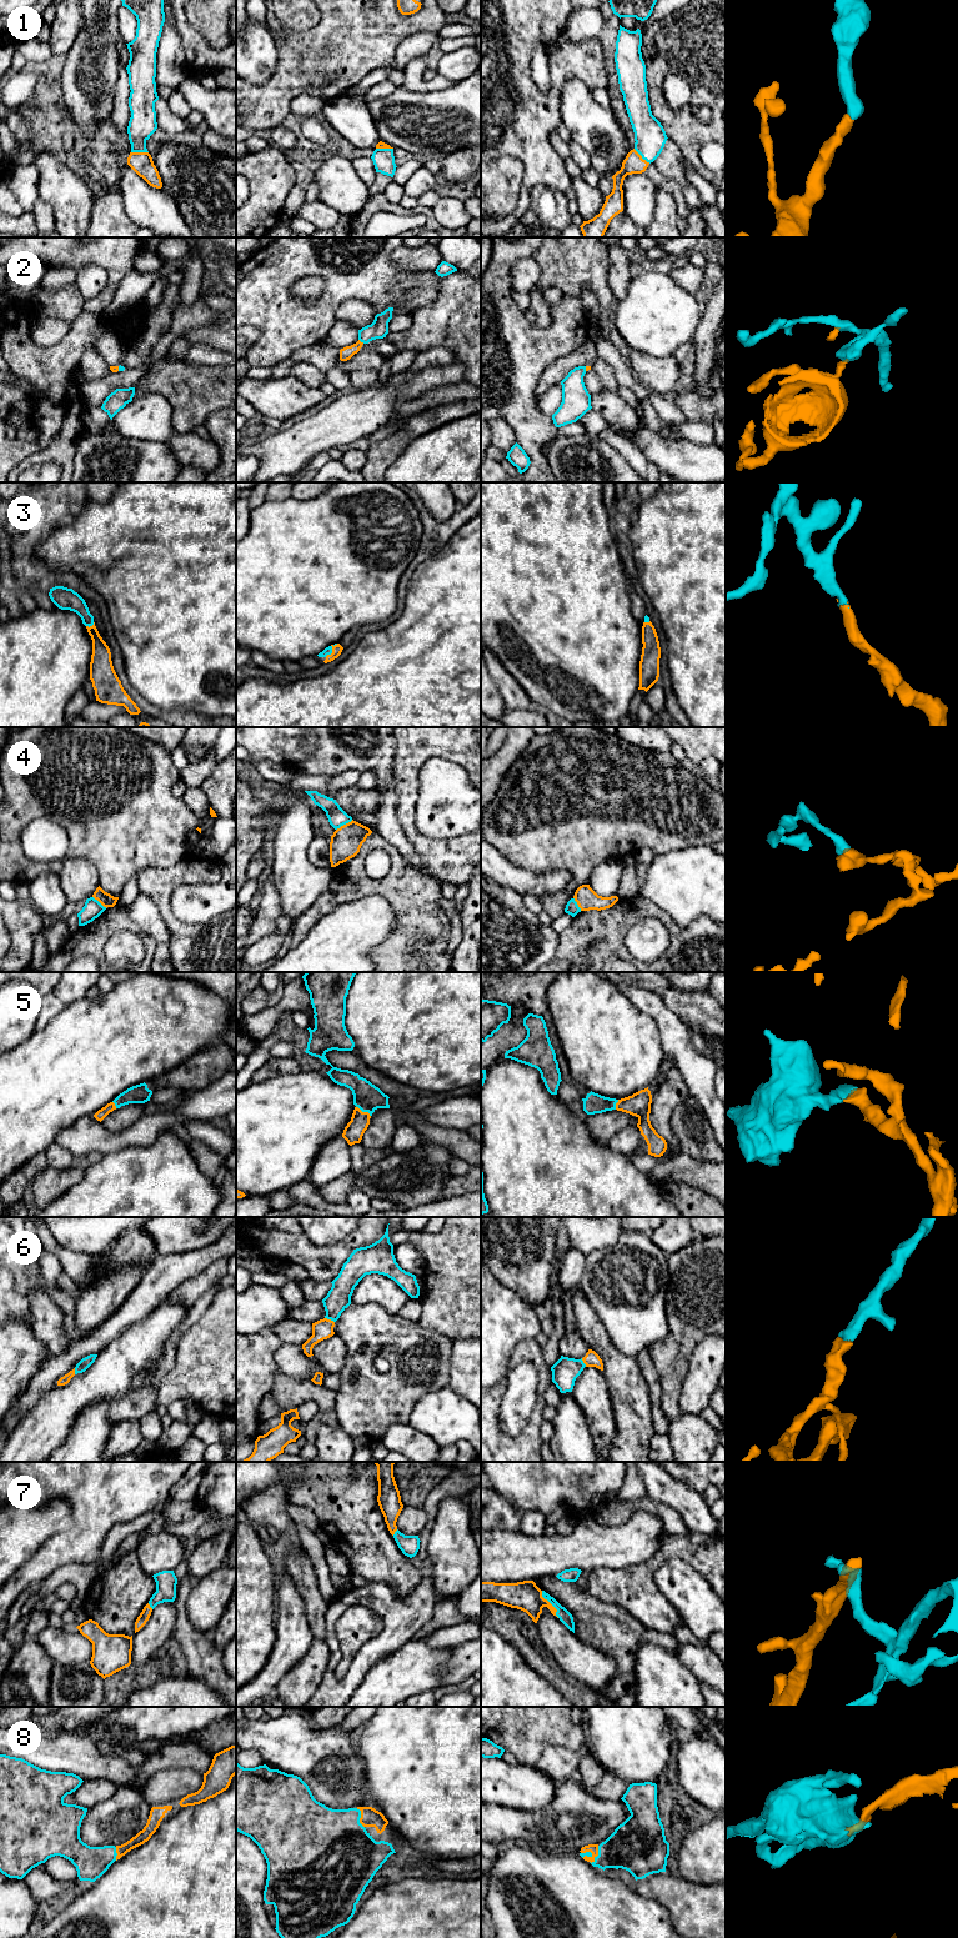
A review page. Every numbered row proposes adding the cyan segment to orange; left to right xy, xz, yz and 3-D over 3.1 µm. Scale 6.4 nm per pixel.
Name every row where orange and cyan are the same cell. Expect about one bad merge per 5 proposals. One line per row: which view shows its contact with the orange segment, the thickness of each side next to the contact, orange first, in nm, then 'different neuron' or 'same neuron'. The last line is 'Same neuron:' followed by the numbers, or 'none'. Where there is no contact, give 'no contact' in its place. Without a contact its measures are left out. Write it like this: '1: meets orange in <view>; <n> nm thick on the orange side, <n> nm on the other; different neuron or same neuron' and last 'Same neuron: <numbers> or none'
1: meets orange in xy; 140 nm thick on the orange side, 180 nm on the other; same neuron
2: meets orange in xz; 80 nm thick on the orange side, 120 nm on the other; same neuron
3: meets orange in xz; 70 nm thick on the orange side, 50 nm on the other; same neuron
4: meets orange in xz; 200 nm thick on the orange side, 120 nm on the other; different neuron
5: meets orange in xz; 120 nm thick on the orange side, 180 nm on the other; same neuron
6: meets orange in xz; 130 nm thick on the orange side, 160 nm on the other; same neuron
7: meets orange in yz; 190 nm thick on the orange side, 80 nm on the other; same neuron
8: meets orange in yz; 60 nm thick on the orange side, 300 nm on the other; same neuron
Same neuron: 1, 2, 3, 5, 6, 7, 8

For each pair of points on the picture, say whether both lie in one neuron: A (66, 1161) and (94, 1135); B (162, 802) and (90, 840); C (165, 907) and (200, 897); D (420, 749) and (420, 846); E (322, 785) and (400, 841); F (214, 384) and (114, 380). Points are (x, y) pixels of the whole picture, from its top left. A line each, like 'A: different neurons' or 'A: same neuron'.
A: different neurons
B: same neuron
C: different neurons
D: same neuron
E: different neurons
F: different neurons

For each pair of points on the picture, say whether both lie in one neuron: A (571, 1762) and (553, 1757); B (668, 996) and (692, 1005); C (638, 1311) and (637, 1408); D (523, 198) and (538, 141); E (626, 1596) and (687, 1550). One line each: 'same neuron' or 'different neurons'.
A: same neuron
B: same neuron
C: different neurons
D: same neuron
E: same neuron

